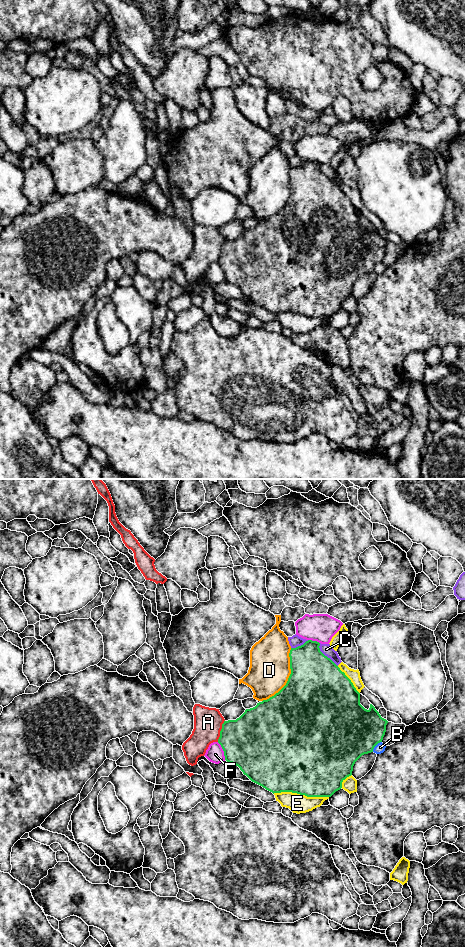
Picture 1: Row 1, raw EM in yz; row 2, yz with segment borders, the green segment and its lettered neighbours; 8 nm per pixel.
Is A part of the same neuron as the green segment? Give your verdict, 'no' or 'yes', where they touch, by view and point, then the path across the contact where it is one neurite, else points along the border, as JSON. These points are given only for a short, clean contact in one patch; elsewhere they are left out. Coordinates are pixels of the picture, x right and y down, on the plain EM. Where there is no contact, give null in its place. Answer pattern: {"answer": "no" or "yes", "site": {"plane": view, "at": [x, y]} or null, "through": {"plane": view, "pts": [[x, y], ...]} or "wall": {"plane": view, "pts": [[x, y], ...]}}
{"answer": "no", "site": {"plane": "yz", "at": [220, 251]}, "wall": {"plane": "yz", "pts": [[224, 240], [217, 261]]}}

